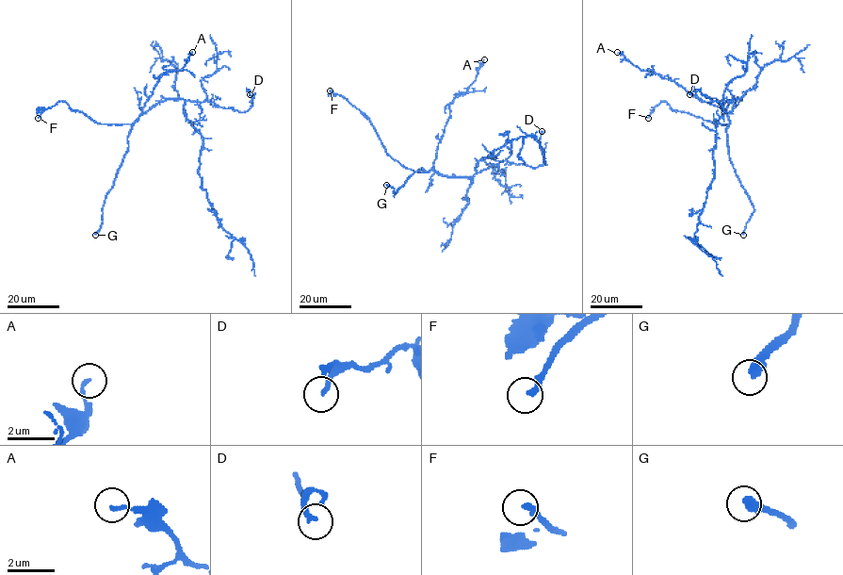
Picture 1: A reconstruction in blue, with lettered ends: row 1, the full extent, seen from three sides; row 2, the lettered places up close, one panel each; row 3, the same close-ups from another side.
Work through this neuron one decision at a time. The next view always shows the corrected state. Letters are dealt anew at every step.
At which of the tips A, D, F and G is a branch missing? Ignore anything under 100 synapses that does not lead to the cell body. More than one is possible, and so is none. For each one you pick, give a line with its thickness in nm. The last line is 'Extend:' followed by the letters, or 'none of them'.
G: Thickness 440 nm
Extend: G

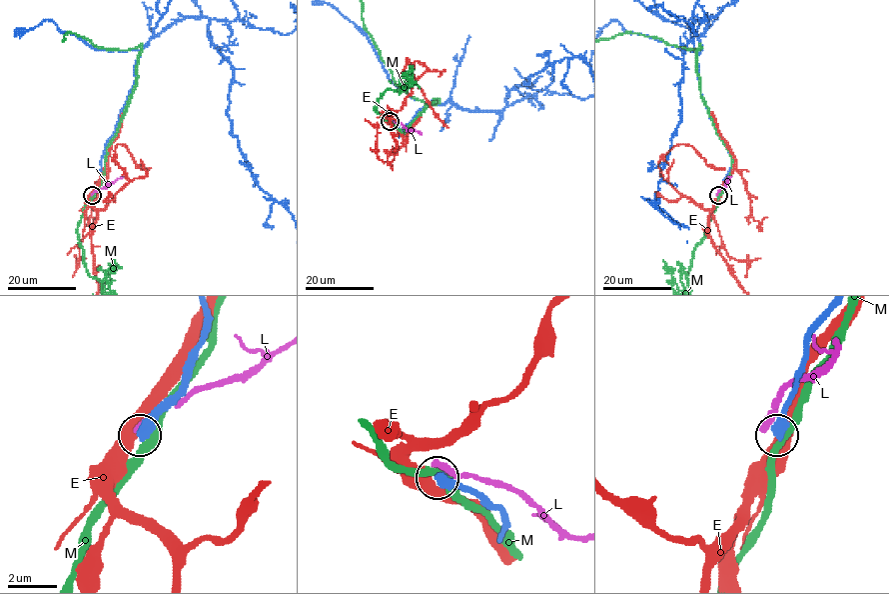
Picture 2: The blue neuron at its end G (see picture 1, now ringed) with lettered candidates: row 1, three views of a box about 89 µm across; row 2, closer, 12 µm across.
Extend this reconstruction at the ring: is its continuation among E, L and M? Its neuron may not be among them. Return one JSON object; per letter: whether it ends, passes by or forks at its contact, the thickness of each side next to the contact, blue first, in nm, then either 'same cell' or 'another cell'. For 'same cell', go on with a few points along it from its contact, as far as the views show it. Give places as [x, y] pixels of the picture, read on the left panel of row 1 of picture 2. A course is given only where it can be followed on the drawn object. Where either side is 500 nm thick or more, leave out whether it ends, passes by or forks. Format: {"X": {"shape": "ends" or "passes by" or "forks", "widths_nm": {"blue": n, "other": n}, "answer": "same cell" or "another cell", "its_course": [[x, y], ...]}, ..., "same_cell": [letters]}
{"E": {"widths_nm": {"blue": 500, "other": 480}, "answer": "another cell"}, "L": {"widths_nm": {"blue": 500, "other": 360}, "answer": "another cell"}, "M": {"shape": "passes by", "widths_nm": {"blue": 480, "other": 320}, "answer": "another cell"}, "same_cell": []}

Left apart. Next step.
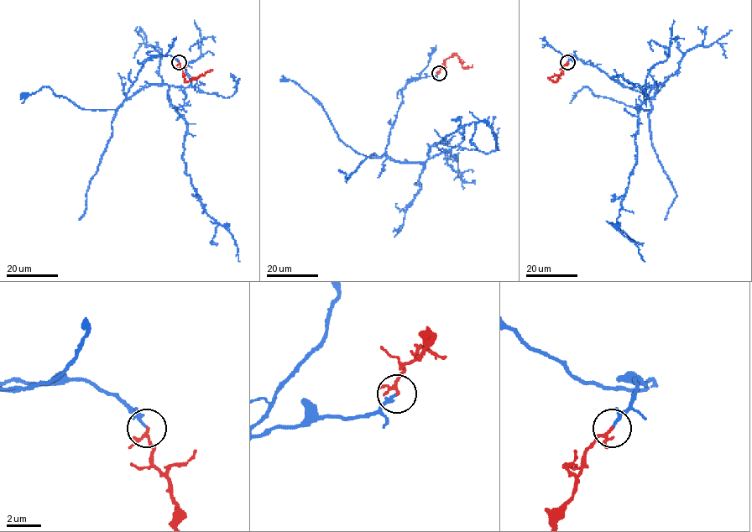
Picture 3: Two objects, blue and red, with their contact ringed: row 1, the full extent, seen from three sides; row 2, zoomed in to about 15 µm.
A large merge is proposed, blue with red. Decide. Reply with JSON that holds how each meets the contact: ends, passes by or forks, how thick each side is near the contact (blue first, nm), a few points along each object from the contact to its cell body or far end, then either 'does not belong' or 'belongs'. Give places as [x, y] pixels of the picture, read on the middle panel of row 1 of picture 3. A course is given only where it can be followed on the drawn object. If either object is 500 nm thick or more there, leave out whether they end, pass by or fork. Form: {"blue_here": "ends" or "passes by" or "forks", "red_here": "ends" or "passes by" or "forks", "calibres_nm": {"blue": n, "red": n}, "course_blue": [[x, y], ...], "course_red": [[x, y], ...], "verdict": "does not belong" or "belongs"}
{"blue_here": "passes by", "red_here": "forks", "calibres_nm": {"blue": 120, "red": 110}, "course_blue": [[439, 73], [407, 84], [385, 153], [425, 162], [436, 143], [484, 122], [499, 150]], "course_red": [[439, 73], [447, 59], [456, 55], [464, 68], [472, 65]], "verdict": "belongs"}

